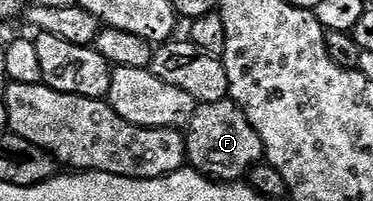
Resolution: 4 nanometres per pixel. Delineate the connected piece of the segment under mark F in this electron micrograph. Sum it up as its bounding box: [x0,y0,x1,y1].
[186,100,264,183]

